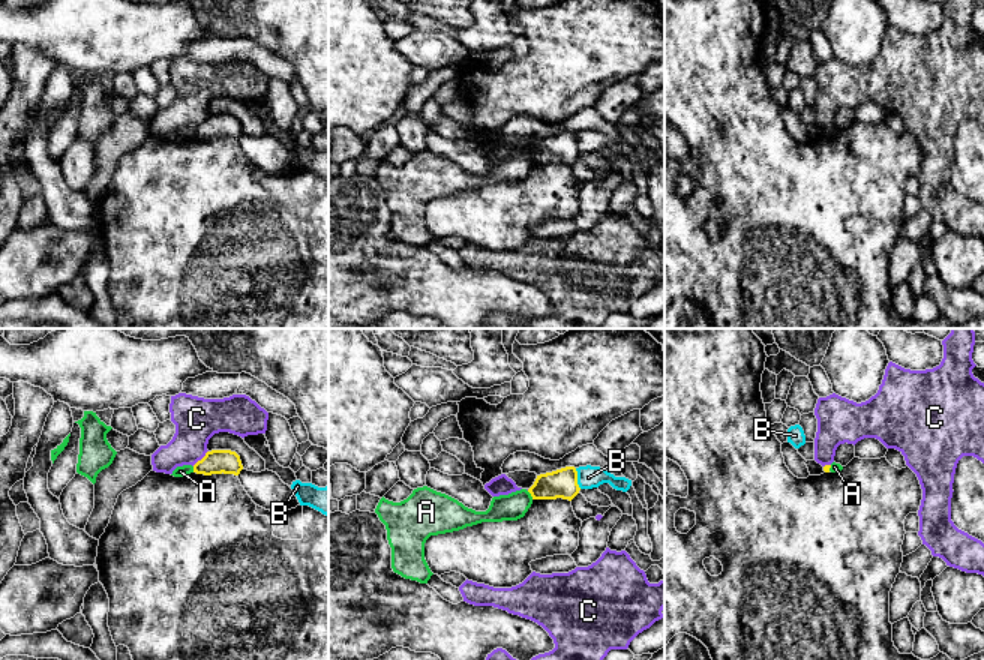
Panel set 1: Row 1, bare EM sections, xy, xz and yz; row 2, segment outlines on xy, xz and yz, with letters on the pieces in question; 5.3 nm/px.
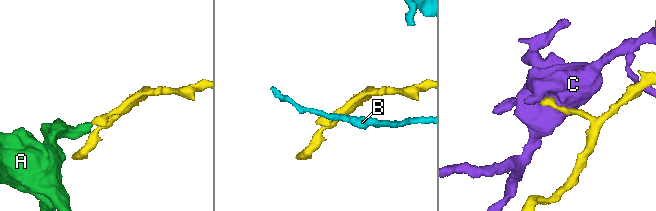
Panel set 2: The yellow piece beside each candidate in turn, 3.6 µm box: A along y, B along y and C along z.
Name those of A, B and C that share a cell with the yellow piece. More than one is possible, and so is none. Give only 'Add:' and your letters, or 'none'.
Add: none

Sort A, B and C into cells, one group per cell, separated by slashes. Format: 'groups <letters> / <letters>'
groups A / B / C

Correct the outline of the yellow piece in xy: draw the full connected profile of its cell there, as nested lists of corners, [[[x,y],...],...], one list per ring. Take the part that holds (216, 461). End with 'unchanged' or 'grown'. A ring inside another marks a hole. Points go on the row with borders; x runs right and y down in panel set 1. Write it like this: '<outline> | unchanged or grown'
[[[212,450],[194,465],[194,472],[212,474],[234,474],[238,476],[243,470],[240,456],[231,450]]] | unchanged

